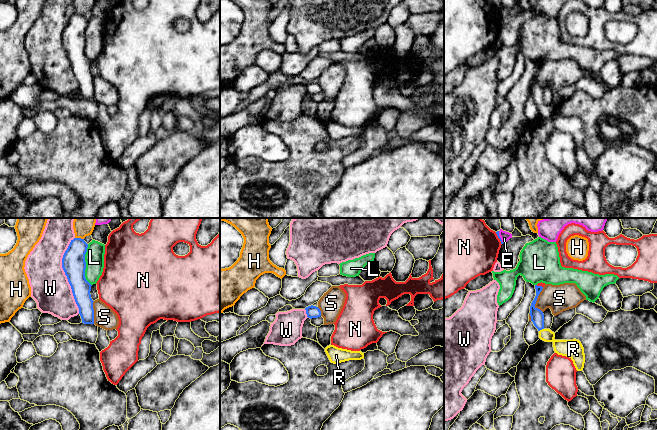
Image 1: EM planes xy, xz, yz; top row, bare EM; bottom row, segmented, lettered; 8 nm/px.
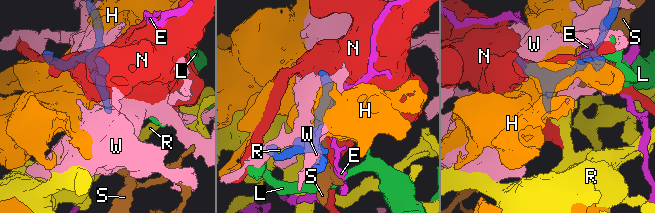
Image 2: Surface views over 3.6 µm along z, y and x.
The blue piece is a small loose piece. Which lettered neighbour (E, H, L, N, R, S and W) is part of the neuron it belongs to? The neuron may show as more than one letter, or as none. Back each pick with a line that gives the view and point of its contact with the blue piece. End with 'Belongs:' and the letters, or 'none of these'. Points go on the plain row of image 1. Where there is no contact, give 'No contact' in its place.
R: Touches blue at yz (541, 105)
Belongs: R

